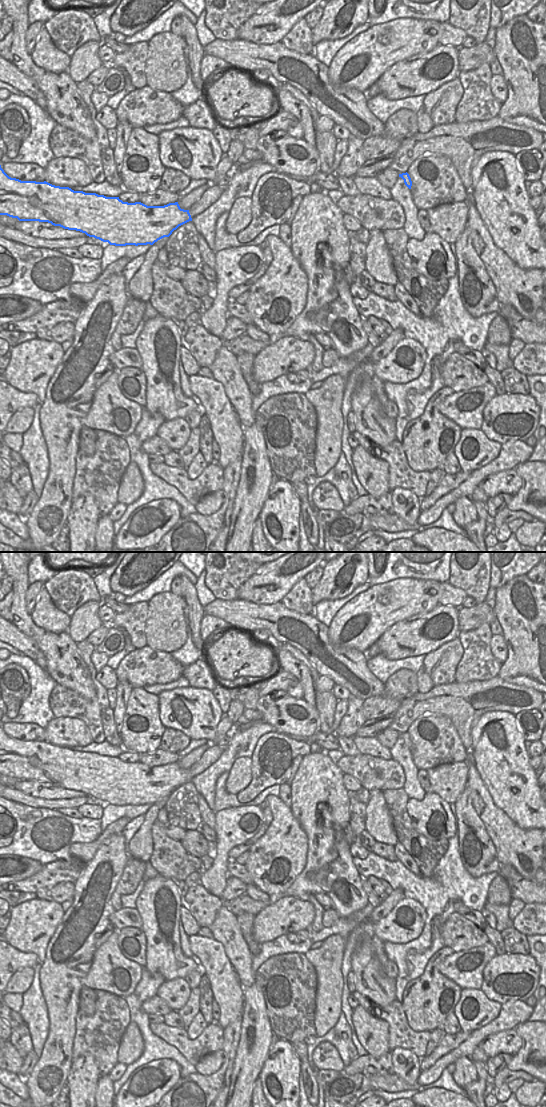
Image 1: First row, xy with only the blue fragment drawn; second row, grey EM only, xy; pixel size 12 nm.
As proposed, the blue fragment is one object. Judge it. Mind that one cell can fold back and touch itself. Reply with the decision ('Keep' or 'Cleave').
Keep.

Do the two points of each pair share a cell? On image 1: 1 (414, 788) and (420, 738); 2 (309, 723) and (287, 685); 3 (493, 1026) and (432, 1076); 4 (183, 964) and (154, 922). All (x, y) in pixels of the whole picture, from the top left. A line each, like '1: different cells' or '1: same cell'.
1: different cells
2: different cells
3: same cell
4: same cell

